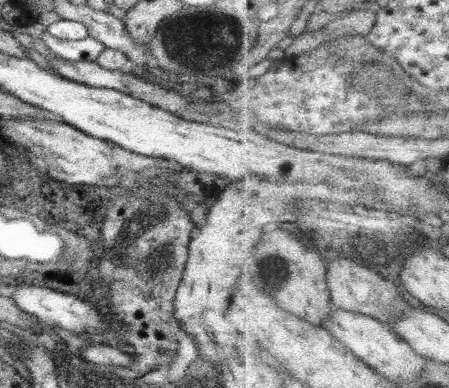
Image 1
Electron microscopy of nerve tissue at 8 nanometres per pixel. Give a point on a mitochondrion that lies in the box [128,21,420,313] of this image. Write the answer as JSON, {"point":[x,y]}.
{"point":[272,271]}

